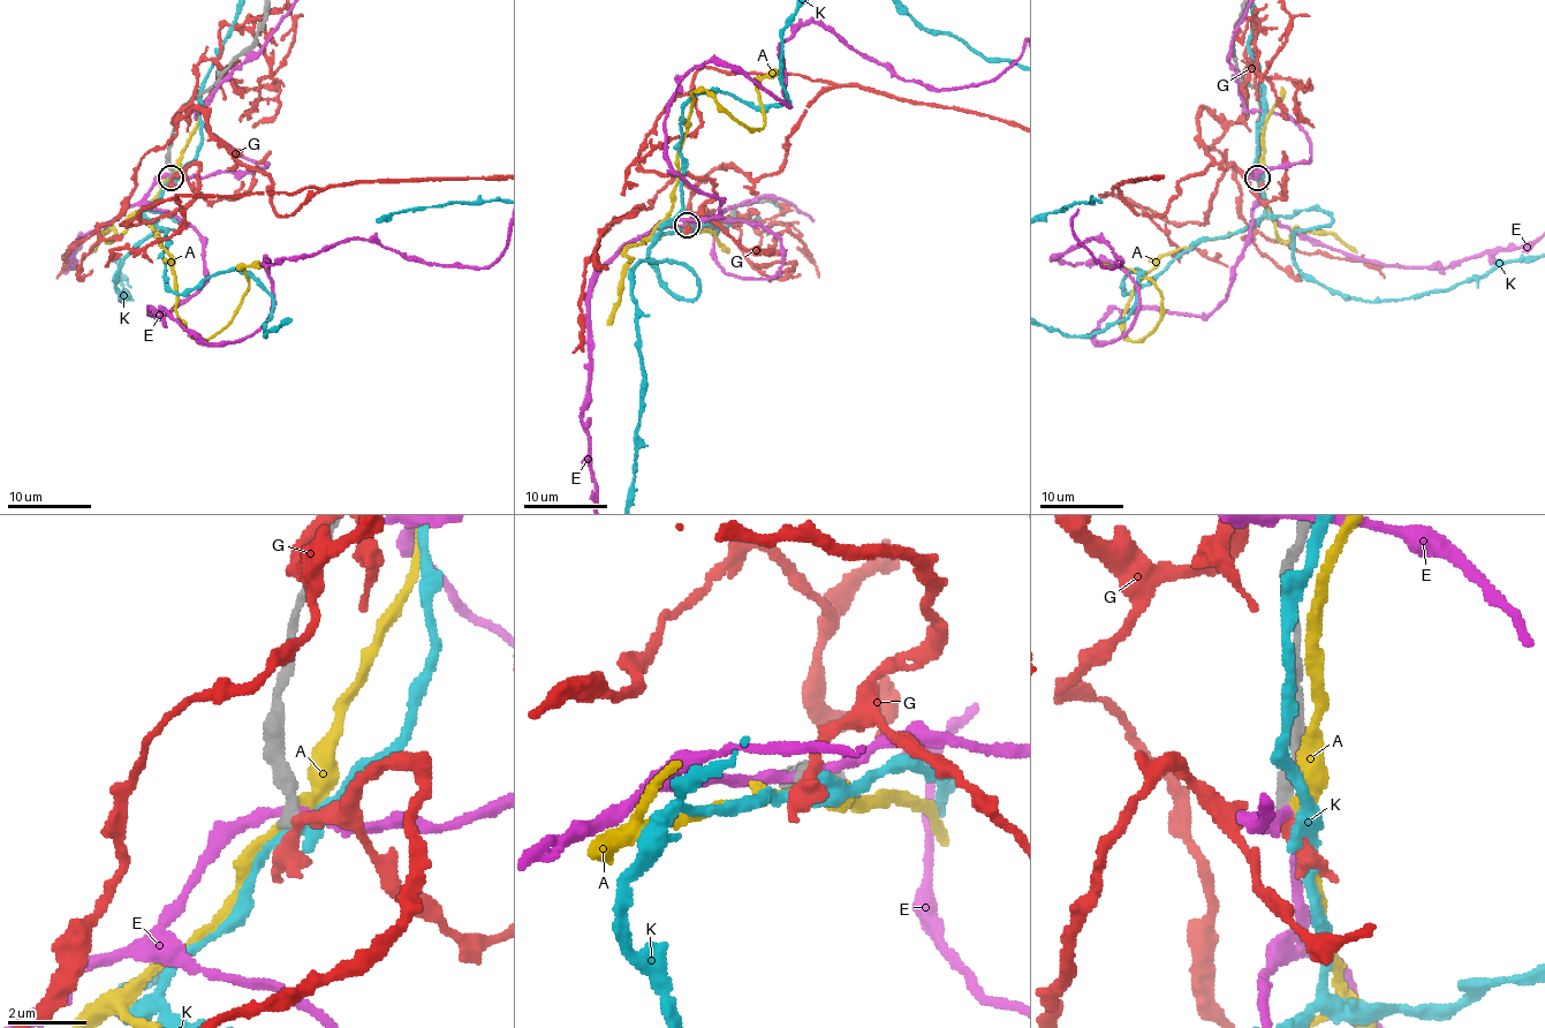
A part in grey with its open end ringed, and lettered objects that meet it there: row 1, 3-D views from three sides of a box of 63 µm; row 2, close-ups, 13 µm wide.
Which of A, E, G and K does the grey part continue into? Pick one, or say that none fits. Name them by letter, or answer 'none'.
none

